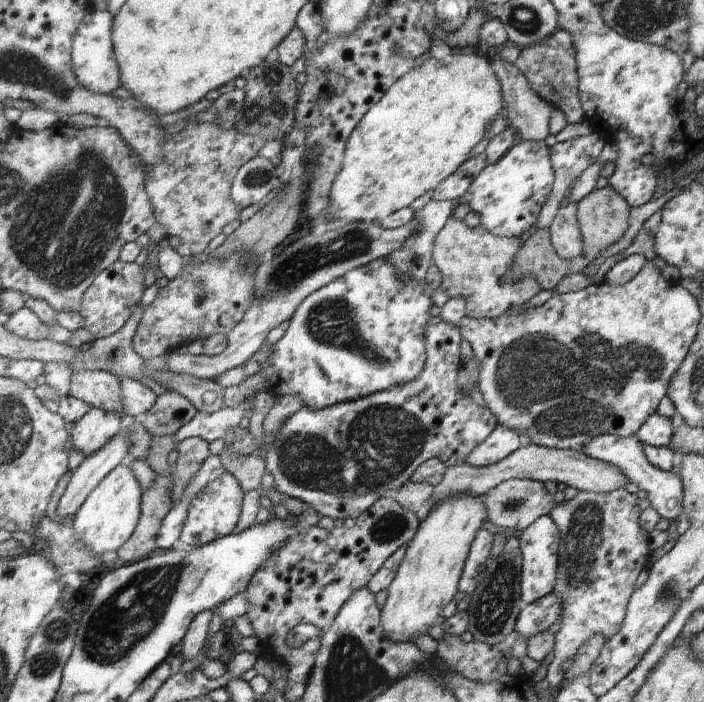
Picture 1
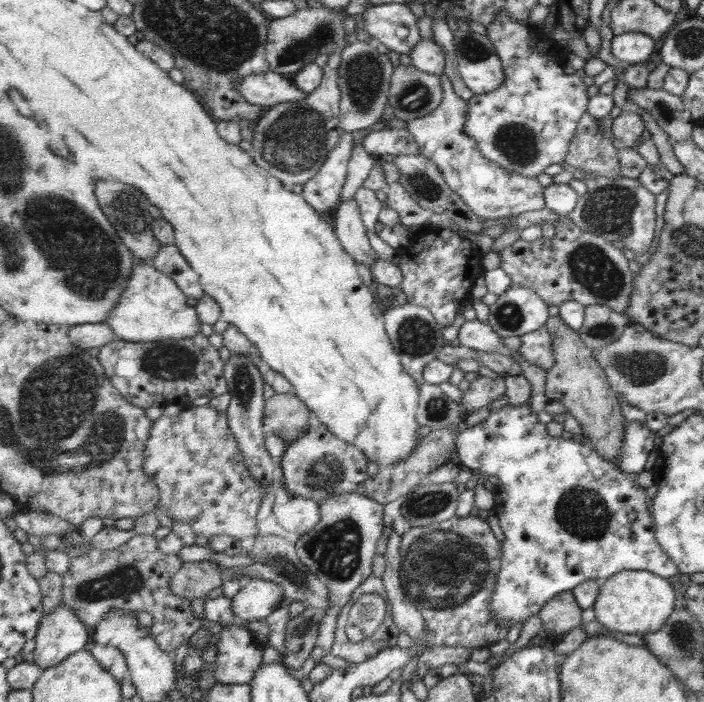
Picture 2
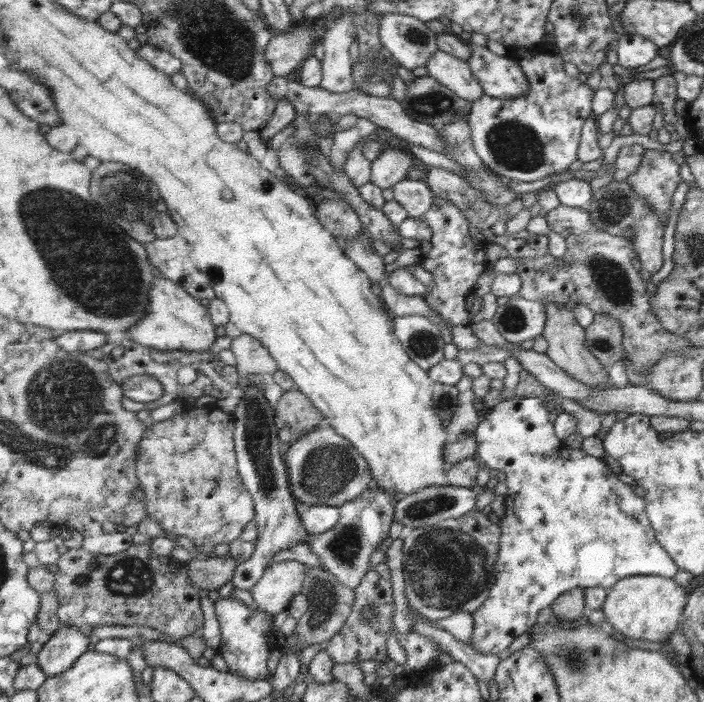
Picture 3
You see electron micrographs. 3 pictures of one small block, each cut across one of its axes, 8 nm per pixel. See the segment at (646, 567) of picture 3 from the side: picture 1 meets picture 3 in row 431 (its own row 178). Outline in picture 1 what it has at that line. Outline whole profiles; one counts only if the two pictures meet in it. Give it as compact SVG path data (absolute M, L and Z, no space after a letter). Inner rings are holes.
M519 140L515 144L515 148L497 164L487 166L485 172L481 176L477 176L477 180L473 182L473 188L469 194L465 194L465 198L459 200L467 202L471 206L471 210L481 214L481 226L489 228L493 234L501 236L501 238L521 238L523 232L527 232L531 228L531 224L539 218L539 212L543 208L543 204L547 202L549 194L551 194L551 184L553 184L555 176L553 176L553 166L551 166L551 156L549 156L549 146L545 142L525 142Z

